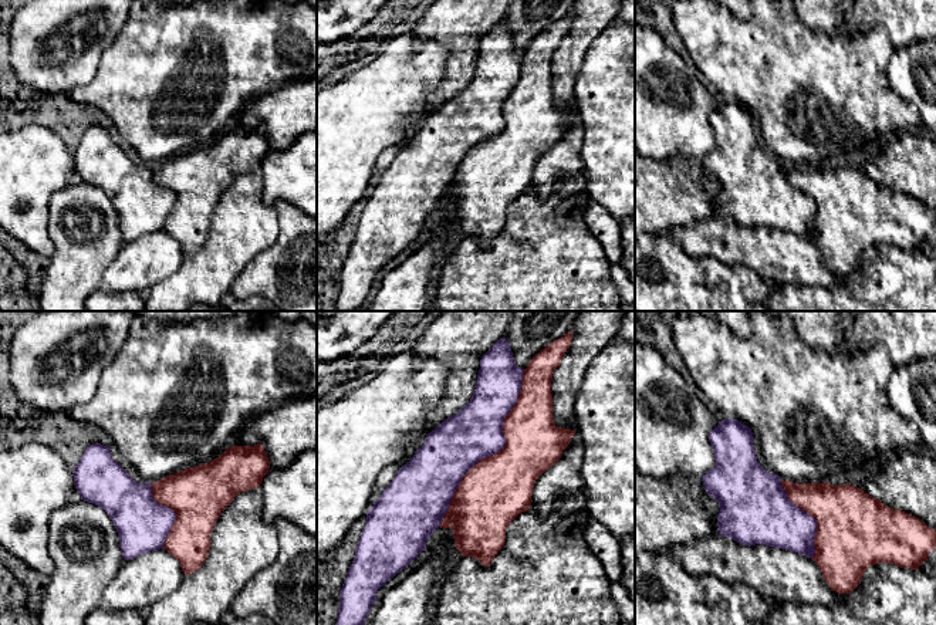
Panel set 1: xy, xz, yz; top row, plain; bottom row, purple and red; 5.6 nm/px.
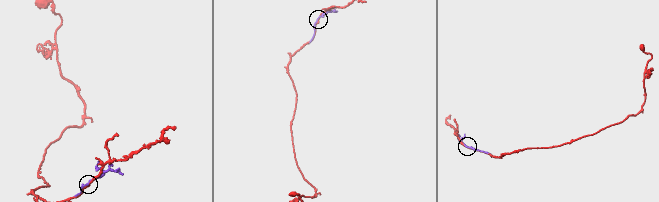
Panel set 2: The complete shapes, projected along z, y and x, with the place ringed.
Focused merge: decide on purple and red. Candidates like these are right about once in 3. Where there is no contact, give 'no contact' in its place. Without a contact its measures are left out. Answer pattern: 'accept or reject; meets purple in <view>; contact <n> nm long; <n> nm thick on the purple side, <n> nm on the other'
reject; meets purple in xz; contact 1000 nm long; 300 nm thick on the purple side, 380 nm on the other

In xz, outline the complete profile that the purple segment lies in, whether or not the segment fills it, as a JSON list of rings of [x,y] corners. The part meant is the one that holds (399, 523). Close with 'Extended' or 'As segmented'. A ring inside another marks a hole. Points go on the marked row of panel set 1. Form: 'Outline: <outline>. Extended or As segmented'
Outline: [[[504,337],[500,338],[480,359],[470,401],[428,433],[413,457],[399,467],[395,479],[366,513],[366,524],[339,594],[335,625],[364,625],[378,589],[426,551],[426,541],[440,527],[464,474],[479,460],[504,447],[503,422],[517,402],[523,372],[514,362],[510,344]]]. As segmented

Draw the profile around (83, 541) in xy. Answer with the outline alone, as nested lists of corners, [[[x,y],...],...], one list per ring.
[[[84,500],[55,510],[48,520],[48,553],[55,568],[40,602],[40,625],[85,625],[125,561],[111,517],[99,506]]]

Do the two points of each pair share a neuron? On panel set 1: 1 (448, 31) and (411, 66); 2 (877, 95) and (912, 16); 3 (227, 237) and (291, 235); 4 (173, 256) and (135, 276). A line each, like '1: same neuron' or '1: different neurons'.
1: different neurons
2: different neurons
3: different neurons
4: same neuron

